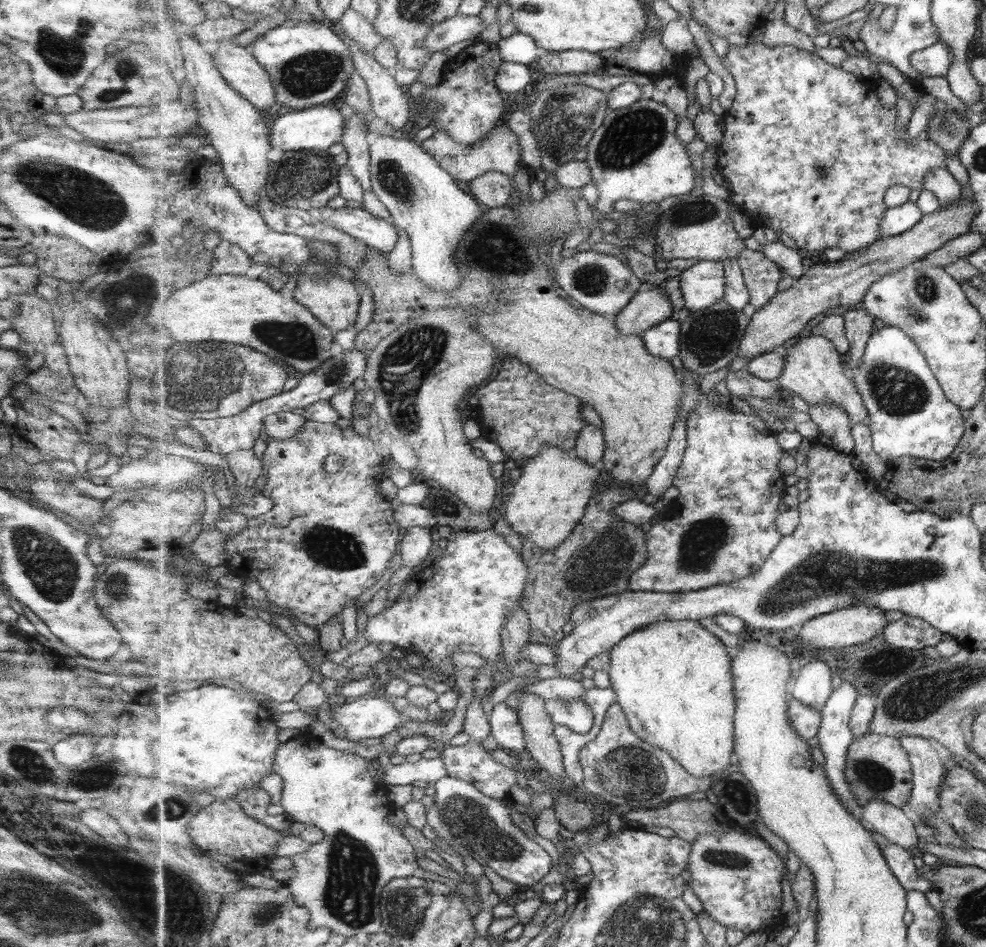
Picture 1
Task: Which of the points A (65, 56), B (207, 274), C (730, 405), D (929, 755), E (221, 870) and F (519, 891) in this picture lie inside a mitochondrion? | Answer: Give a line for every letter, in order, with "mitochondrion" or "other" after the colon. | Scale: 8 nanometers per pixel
A: mitochondrion
B: other
C: other
D: other
E: other
F: other

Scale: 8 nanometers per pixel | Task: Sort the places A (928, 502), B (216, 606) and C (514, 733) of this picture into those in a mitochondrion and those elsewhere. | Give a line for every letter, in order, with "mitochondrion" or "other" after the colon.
A: other
B: other
C: other

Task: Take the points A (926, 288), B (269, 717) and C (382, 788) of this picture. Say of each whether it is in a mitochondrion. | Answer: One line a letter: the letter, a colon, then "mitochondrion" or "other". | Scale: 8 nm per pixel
A: mitochondrion
B: other
C: other

